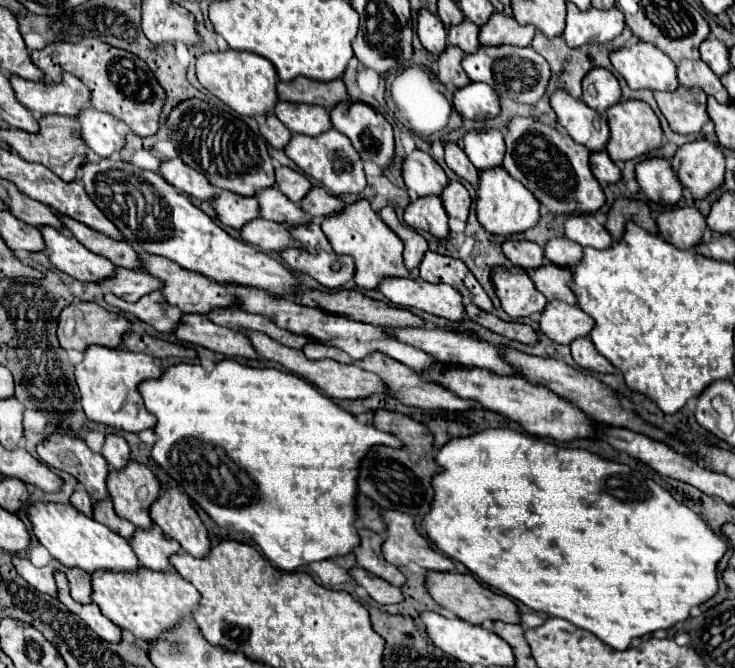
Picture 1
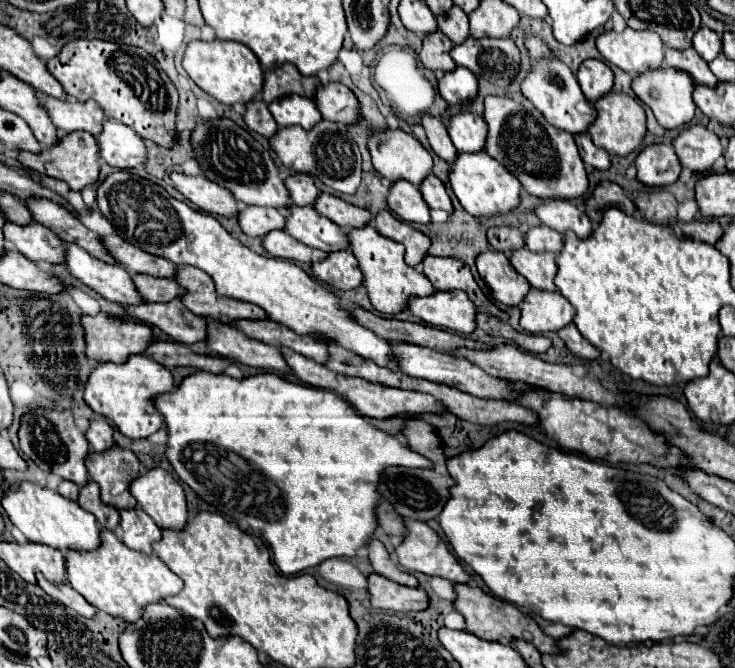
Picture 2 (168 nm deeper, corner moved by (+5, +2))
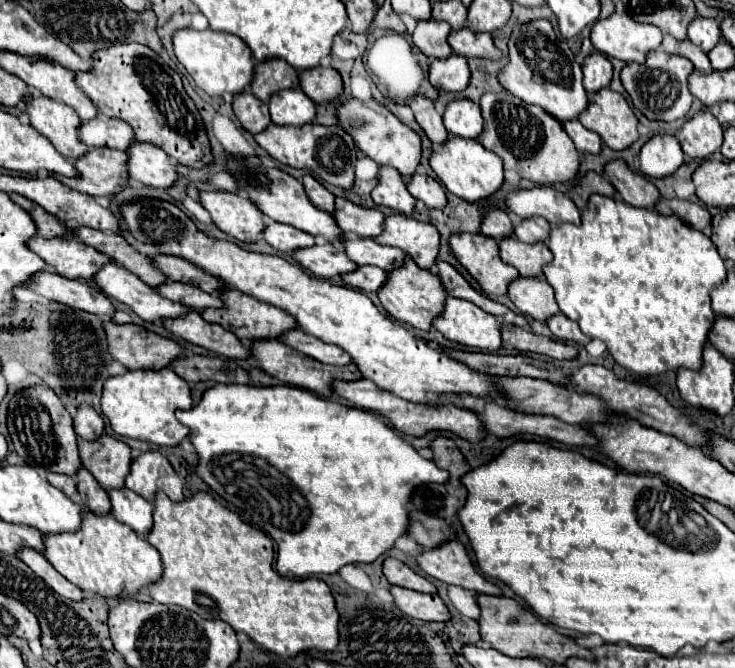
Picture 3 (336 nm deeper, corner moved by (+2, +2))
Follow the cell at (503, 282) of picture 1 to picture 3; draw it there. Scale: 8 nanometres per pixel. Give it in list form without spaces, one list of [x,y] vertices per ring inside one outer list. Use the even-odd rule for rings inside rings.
[[[481,233],[449,235],[449,251],[489,297],[505,295],[509,283],[519,277],[515,267],[501,261],[497,241]]]

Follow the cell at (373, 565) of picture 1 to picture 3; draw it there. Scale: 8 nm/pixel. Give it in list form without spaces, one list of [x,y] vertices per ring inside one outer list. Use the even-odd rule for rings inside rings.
[[[391,557],[385,559],[383,573],[385,573],[385,577],[387,577],[387,581],[391,585],[413,589],[413,591],[421,591],[421,593],[437,593],[435,585],[429,579],[425,579],[419,573],[415,573],[413,569],[409,569],[405,563],[401,563],[397,559],[391,559]]]

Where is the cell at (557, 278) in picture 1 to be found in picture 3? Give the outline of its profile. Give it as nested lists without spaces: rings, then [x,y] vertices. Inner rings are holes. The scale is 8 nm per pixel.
[[[515,237],[499,241],[499,255],[523,277],[543,275],[543,267],[551,263],[551,251],[545,243],[521,243]]]

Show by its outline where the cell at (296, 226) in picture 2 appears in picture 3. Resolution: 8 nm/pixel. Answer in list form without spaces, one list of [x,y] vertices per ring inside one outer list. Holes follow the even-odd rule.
[[[355,235],[353,239],[345,237],[341,245],[357,265],[375,265],[385,271],[403,267],[405,257],[407,257],[399,247],[385,247],[385,245],[375,243],[373,239],[361,239]]]

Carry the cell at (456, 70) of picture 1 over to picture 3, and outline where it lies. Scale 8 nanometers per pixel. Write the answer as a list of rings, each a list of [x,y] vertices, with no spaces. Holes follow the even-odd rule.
[[[435,19],[429,21],[417,21],[417,27],[413,31],[413,43],[429,57],[429,59],[443,59],[451,55],[451,47],[447,43],[451,25],[439,23]]]

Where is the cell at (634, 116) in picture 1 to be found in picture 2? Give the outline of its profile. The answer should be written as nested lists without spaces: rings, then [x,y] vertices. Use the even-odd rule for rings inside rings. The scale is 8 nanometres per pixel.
[[[608,93],[594,103],[598,119],[588,127],[588,133],[596,147],[604,149],[610,155],[628,155],[642,145],[646,137],[646,113],[642,105],[626,93]]]

